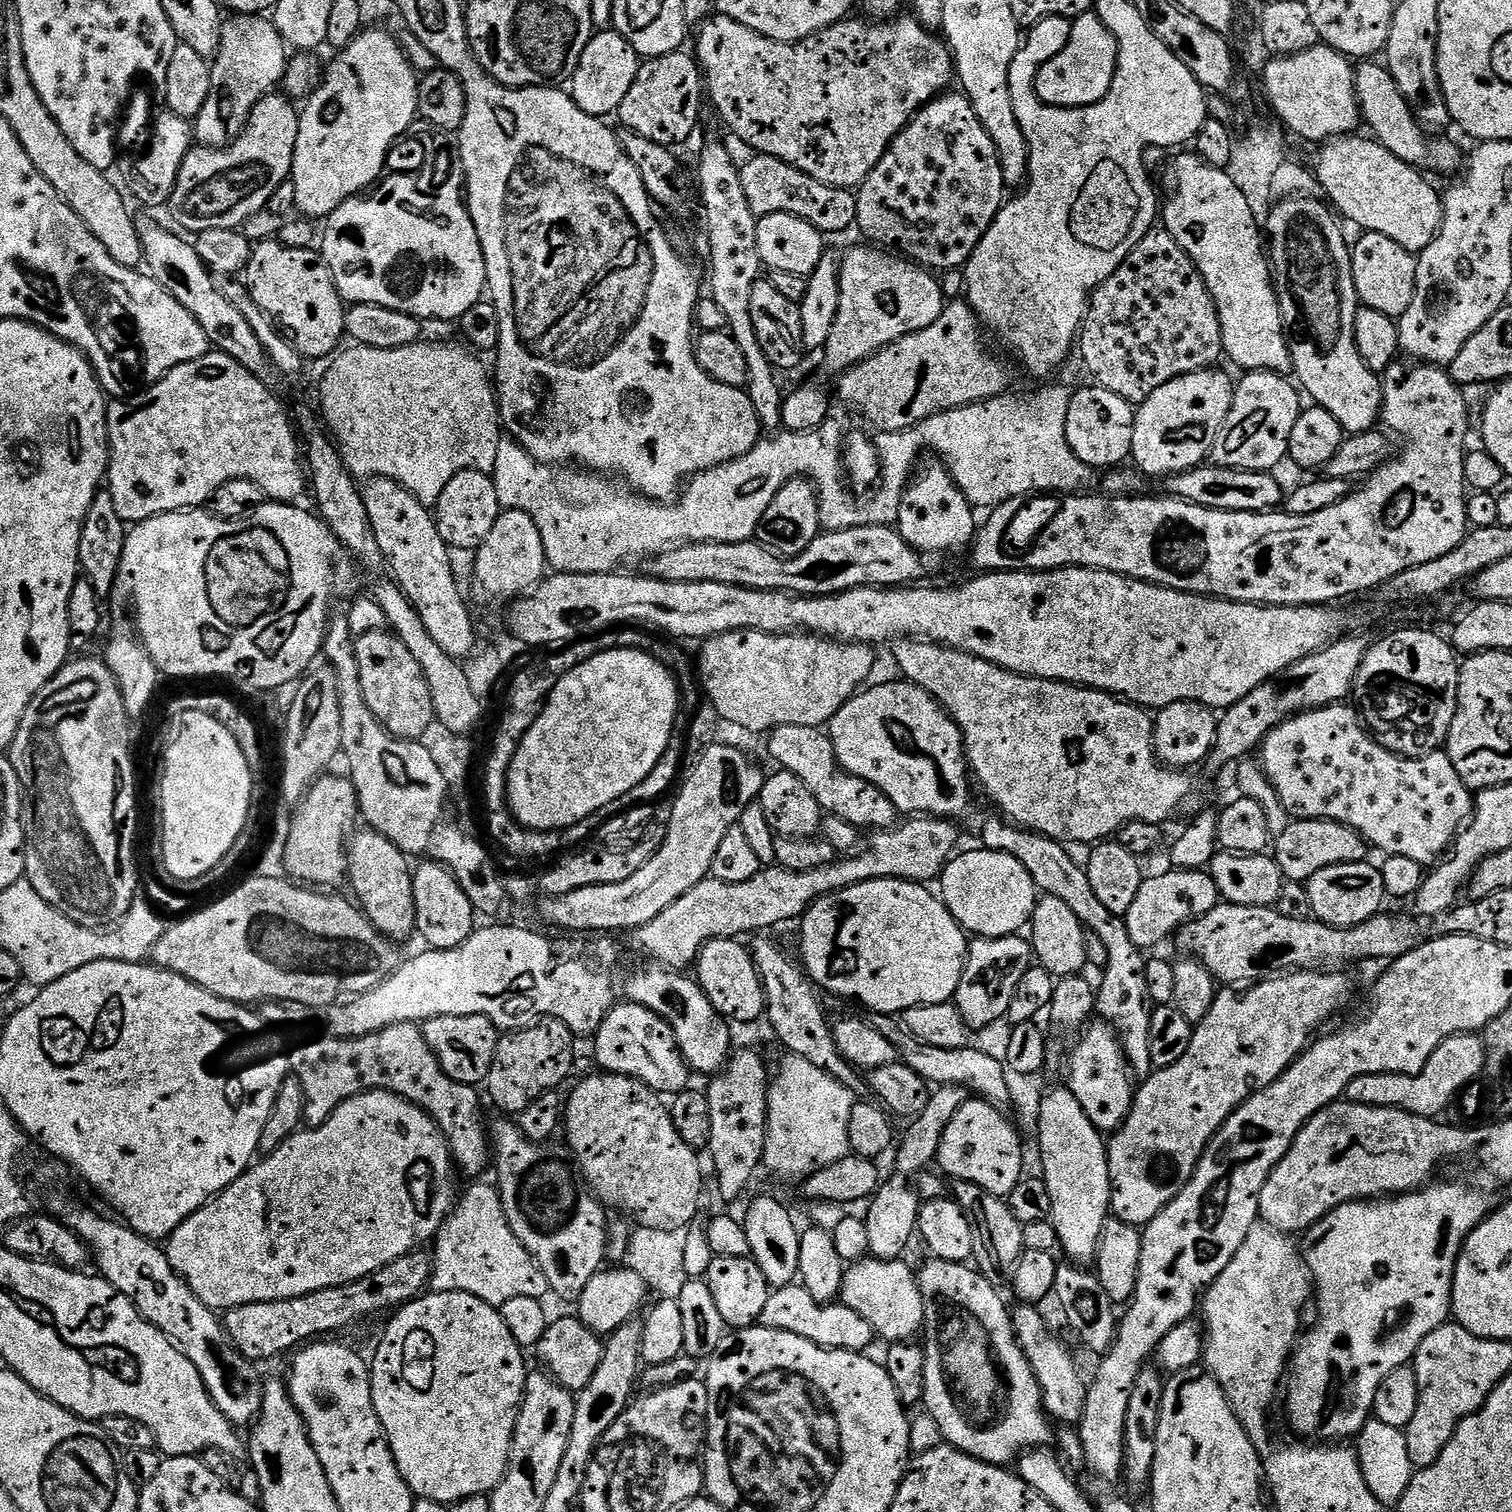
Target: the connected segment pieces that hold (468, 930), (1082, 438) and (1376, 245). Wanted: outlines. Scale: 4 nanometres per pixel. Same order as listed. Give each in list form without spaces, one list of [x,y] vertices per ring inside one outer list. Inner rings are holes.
[[[420,862],[415,865],[412,873],[412,885],[416,932],[428,943],[425,945],[429,949],[438,950],[450,950],[462,946],[462,942],[466,942],[466,938],[470,938],[477,927],[478,916],[470,898],[466,898],[466,890],[462,890],[456,875],[443,864]]]
[[[1099,386],[1091,387],[1072,392],[1072,401],[1066,410],[1066,442],[1070,442],[1070,450],[1093,470],[1112,470],[1132,455],[1136,414],[1133,405],[1118,398],[1118,394],[1110,394],[1110,390]]]
[[[1364,232],[1361,237],[1357,244],[1355,241],[1351,245],[1356,299],[1363,307],[1378,310],[1378,314],[1399,318],[1410,310],[1410,302],[1414,302],[1417,257],[1386,238],[1386,234]]]

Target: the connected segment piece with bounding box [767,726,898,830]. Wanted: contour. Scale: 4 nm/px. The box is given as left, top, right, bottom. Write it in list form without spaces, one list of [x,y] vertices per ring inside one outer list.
[[[782,726],[773,728],[768,740],[768,752],[783,771],[794,774],[829,816],[837,816],[859,830],[883,830],[897,823],[898,813],[894,802],[870,782],[850,774],[834,754],[832,737],[827,731],[810,726]]]

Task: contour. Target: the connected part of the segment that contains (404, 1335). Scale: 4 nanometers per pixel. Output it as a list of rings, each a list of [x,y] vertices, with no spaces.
[[[429,1291],[405,1304],[392,1318],[388,1329],[384,1332],[384,1337],[380,1340],[380,1345],[376,1348],[376,1357],[371,1357],[370,1360],[372,1397],[374,1398],[374,1410],[378,1414],[378,1422],[382,1422],[384,1437],[388,1440],[390,1450],[394,1454],[394,1462],[398,1466],[406,1486],[412,1492],[413,1497],[449,1506],[462,1498],[490,1494],[508,1473],[512,1439],[530,1371],[529,1365],[524,1365],[525,1349],[520,1348],[518,1342],[514,1342],[514,1338],[510,1335],[510,1329],[506,1327],[506,1322],[502,1322],[499,1307],[492,1307],[482,1298],[475,1297],[470,1293]]]

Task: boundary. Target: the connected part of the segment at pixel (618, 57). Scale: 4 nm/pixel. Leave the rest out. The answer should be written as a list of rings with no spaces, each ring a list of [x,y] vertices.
[[[600,30],[592,37],[592,41],[582,50],[582,58],[578,62],[578,70],[574,70],[570,81],[572,101],[586,114],[608,118],[608,115],[619,109],[622,98],[634,86],[634,78],[638,74],[642,60],[614,30]]]

